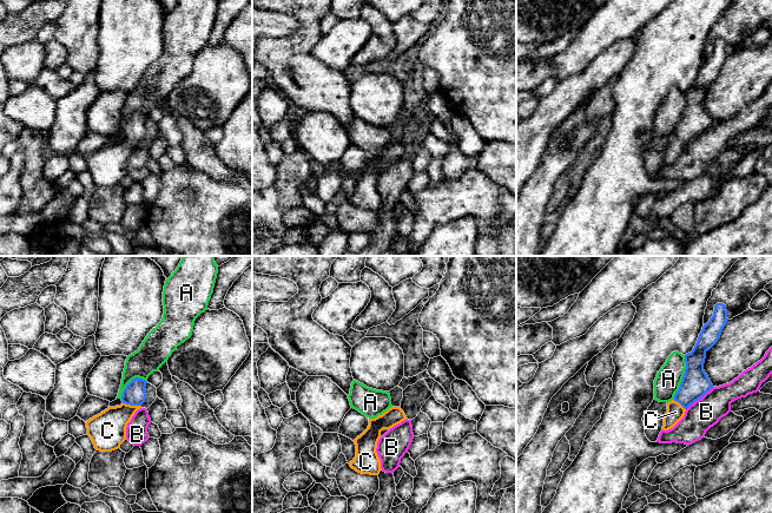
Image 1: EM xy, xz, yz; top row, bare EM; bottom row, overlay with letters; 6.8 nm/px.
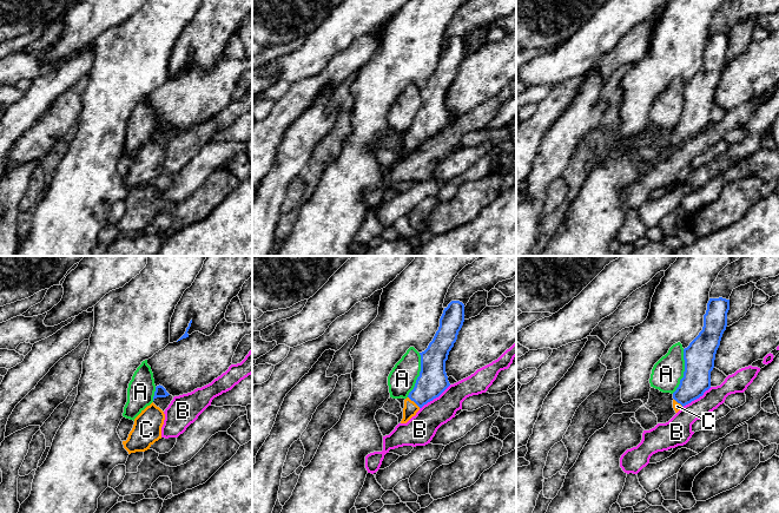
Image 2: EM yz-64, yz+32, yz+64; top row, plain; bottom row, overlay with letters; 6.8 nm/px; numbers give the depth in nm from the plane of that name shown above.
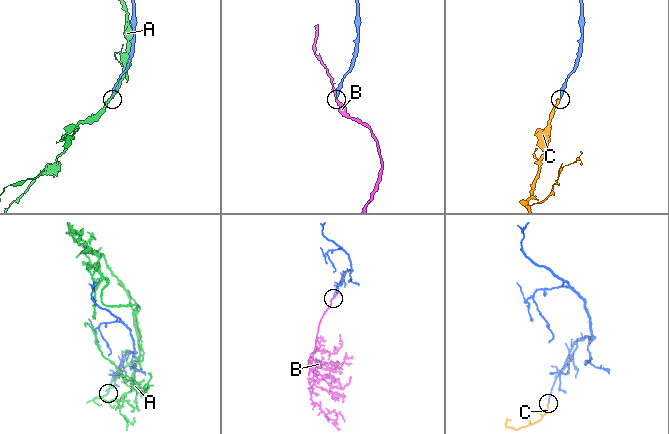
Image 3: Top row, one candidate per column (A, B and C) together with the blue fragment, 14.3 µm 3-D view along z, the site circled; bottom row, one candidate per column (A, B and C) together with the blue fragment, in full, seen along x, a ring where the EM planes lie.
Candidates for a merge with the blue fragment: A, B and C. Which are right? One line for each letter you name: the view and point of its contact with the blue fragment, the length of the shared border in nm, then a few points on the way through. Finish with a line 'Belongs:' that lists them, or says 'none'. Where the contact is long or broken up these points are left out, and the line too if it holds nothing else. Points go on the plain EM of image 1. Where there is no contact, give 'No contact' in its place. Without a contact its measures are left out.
C: Touches blue at xy (132, 140). Shared border 130 nm. Path across: xy (134, 130), (132, 140), (107, 166)
Belongs: C

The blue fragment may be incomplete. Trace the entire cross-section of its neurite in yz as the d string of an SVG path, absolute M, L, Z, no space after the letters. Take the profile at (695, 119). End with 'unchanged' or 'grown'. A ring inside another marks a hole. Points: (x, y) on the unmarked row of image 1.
M717 39L713 52L704 60L693 86L685 91L685 110L674 134L667 139L664 166L673 164L684 153L686 145L713 124L704 106L706 87L718 78L727 57L726 41Z; grown

